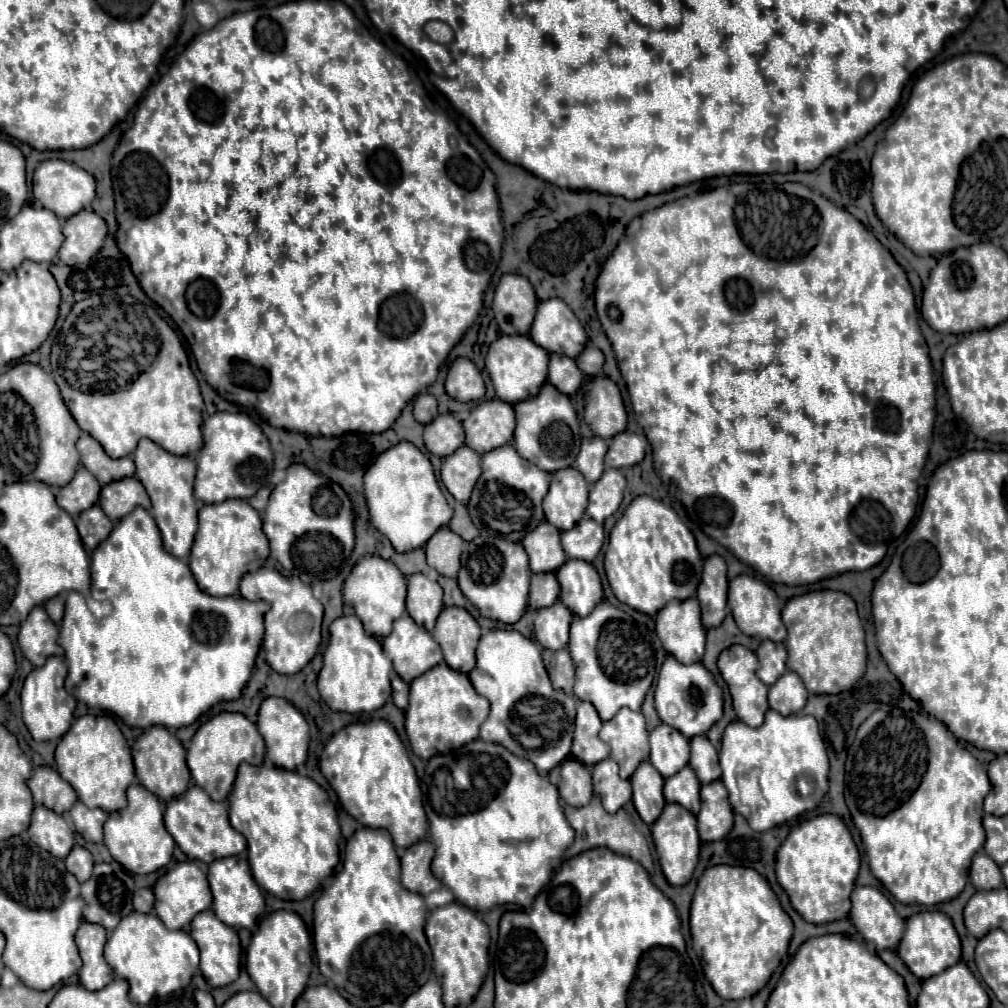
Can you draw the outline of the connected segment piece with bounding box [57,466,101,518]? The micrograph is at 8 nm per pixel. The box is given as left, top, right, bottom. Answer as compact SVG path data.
M79 466L73 480L59 490L57 504L63 510L67 510L73 518L77 518L85 508L91 508L93 504L97 504L99 492L101 492L101 486L95 480L95 476L87 468Z

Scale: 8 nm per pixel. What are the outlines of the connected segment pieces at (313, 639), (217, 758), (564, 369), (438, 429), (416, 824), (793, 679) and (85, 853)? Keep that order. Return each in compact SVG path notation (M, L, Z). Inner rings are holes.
M261 568L257 572L245 574L239 584L239 592L245 600L265 600L271 604L271 610L265 614L265 640L263 656L269 666L279 674L297 674L309 660L317 654L321 644L321 622L323 622L323 604L313 596L311 588L297 580L297 576L283 576L277 570ZM307 614L311 624L297 624L297 616Z
M221 712L211 720L207 720L205 724L201 724L201 728L191 738L187 750L187 766L191 770L195 784L203 788L217 802L223 802L229 796L241 762L259 766L263 764L263 758L265 758L265 742L261 740L257 726L237 712Z
M551 354L549 362L549 384L553 384L559 392L565 392L567 396L573 396L577 392L577 384L581 384L583 372L577 368L573 358Z
M441 414L431 424L425 426L425 446L431 454L439 458L451 456L463 444L465 444L463 426L451 414Z
M373 720L373 722L357 722L349 724L343 730L339 730L321 752L319 760L321 772L331 784L331 788L337 792L341 806L363 826L369 828L385 828L393 836L393 844L399 848L409 848L417 844L417 840L423 840L427 834L427 816L423 810L421 800L421 788L415 774L415 768L409 760L409 754L397 736L395 728L385 720Z
M787 672L769 688L769 706L781 716L791 716L803 710L807 696L809 692L801 678L795 672Z
M75 846L73 852L65 858L67 864L67 872L73 872L73 876L77 876L79 882L89 880L89 876L93 874L93 856L89 850Z

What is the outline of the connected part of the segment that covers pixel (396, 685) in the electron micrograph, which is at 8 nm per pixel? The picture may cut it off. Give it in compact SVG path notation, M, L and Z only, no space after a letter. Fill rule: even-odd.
M395 672L391 674L391 686L393 686L393 702L397 708L405 710L407 700L409 700L409 684L403 682Z

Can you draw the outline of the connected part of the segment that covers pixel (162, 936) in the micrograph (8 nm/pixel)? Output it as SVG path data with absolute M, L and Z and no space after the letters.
M139 912L125 916L125 920L121 920L109 934L105 944L105 960L117 978L129 982L129 998L135 1004L147 1004L155 996L167 996L185 988L199 968L197 944L193 944L193 938L187 932L169 930L165 924L161 924L159 916Z

